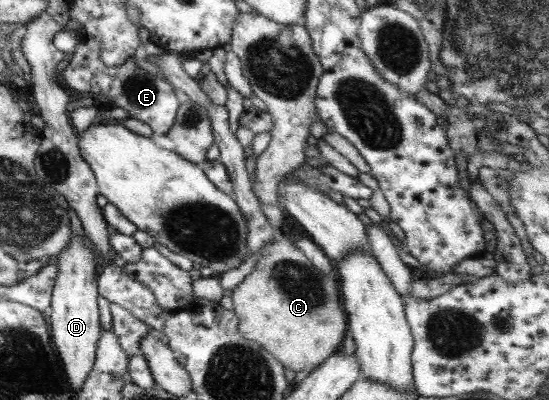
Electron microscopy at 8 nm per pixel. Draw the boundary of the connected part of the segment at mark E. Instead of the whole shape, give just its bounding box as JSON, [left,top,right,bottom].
[61,39,180,135]

